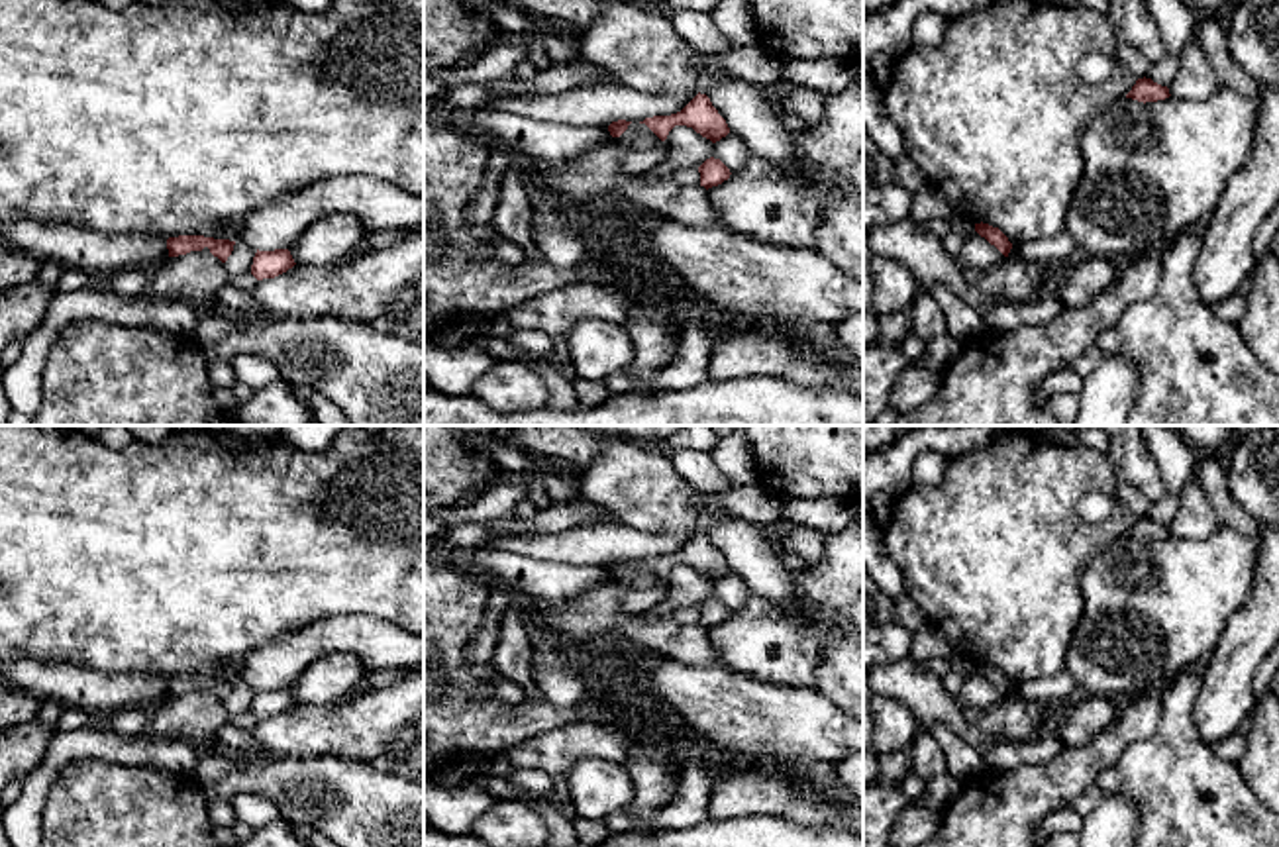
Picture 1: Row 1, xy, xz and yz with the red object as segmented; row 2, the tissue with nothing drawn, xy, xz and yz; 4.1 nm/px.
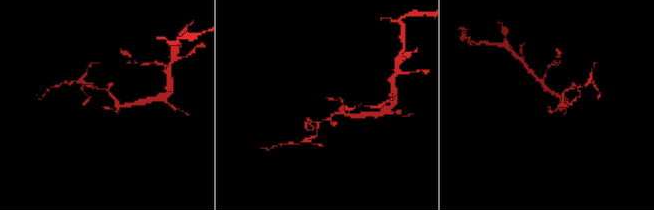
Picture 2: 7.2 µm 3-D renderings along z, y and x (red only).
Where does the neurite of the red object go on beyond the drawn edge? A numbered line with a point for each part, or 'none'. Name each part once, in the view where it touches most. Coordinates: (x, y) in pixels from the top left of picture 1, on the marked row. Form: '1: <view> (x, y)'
none

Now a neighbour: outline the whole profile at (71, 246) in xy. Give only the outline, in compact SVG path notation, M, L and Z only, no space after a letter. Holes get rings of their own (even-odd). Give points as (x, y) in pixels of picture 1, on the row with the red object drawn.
M0 220L0 245L65 269L153 269L169 257L167 239L143 233L102 233L65 222Z

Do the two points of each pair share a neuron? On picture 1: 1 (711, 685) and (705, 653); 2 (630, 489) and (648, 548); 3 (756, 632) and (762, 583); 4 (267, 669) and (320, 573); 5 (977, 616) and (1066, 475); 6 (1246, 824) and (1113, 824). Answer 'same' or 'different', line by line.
1: different
2: different
3: different
4: different
5: same
6: different

